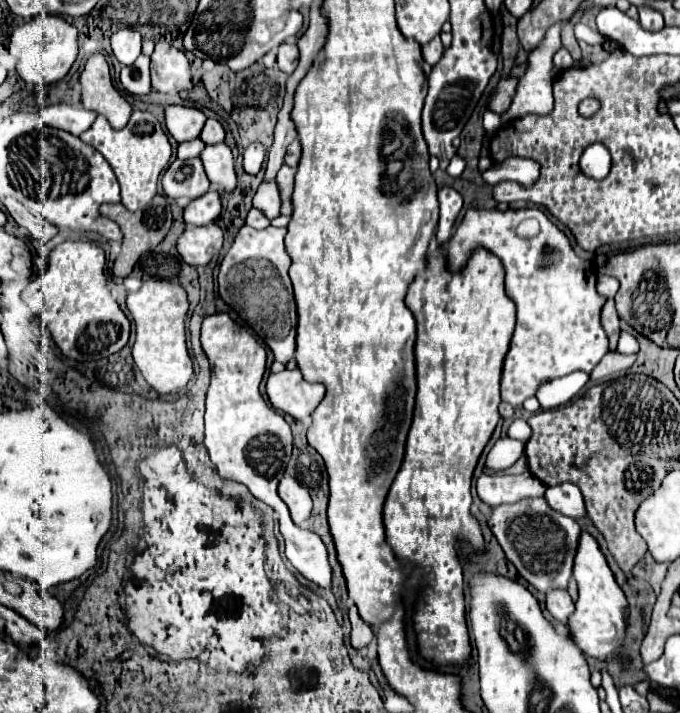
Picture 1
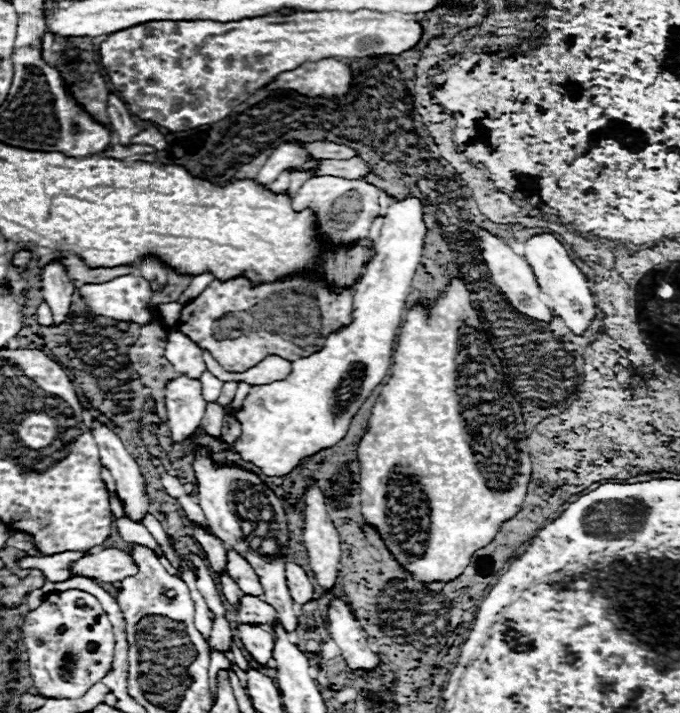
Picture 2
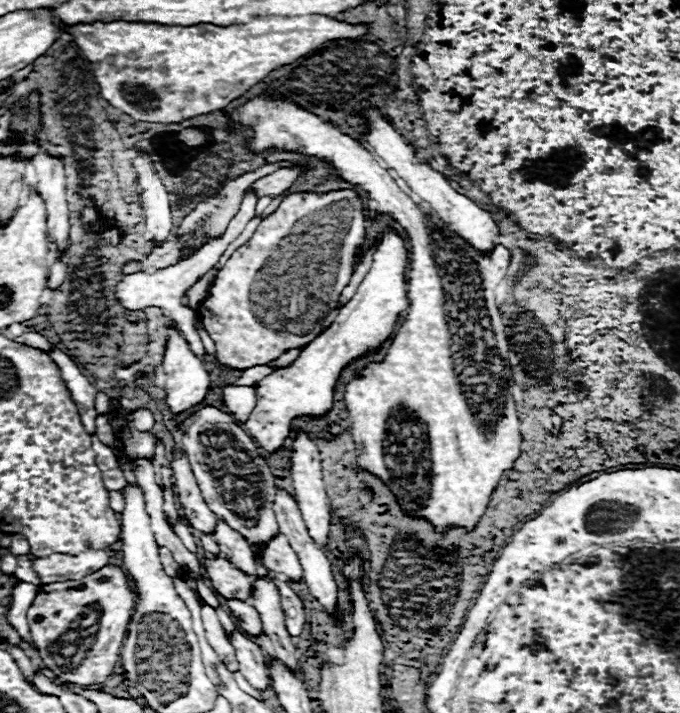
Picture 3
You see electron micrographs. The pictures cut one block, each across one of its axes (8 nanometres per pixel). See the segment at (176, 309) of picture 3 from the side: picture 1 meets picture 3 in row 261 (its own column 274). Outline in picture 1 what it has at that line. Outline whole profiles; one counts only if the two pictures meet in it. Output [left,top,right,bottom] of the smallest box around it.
[254,182,280,218]

